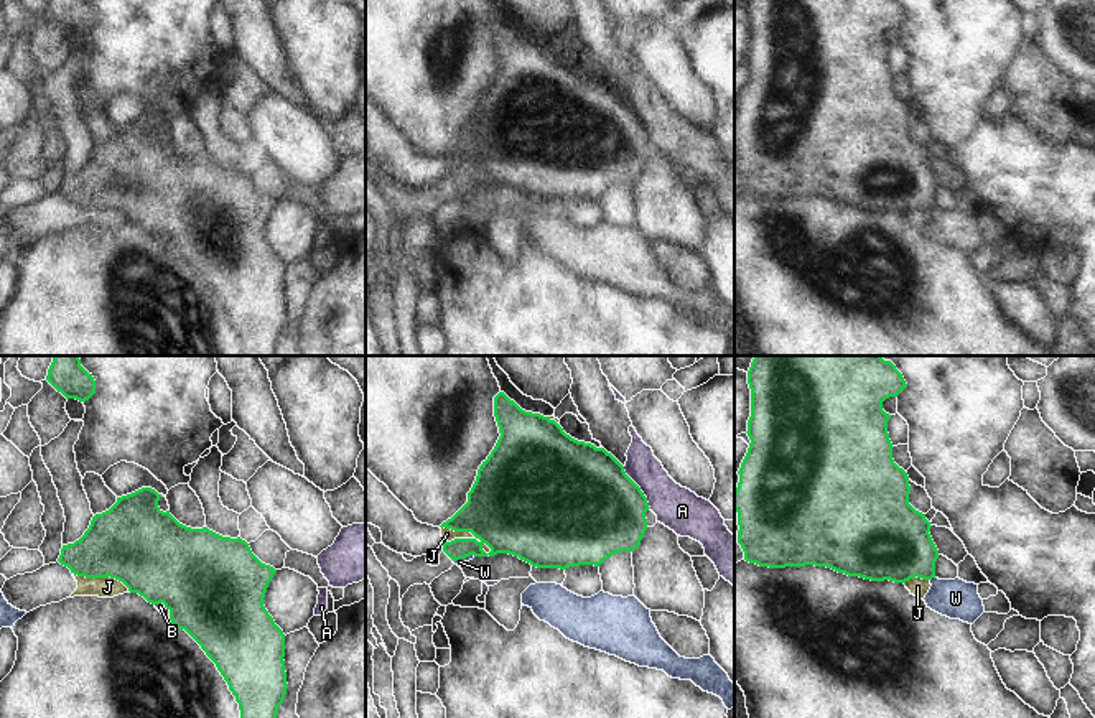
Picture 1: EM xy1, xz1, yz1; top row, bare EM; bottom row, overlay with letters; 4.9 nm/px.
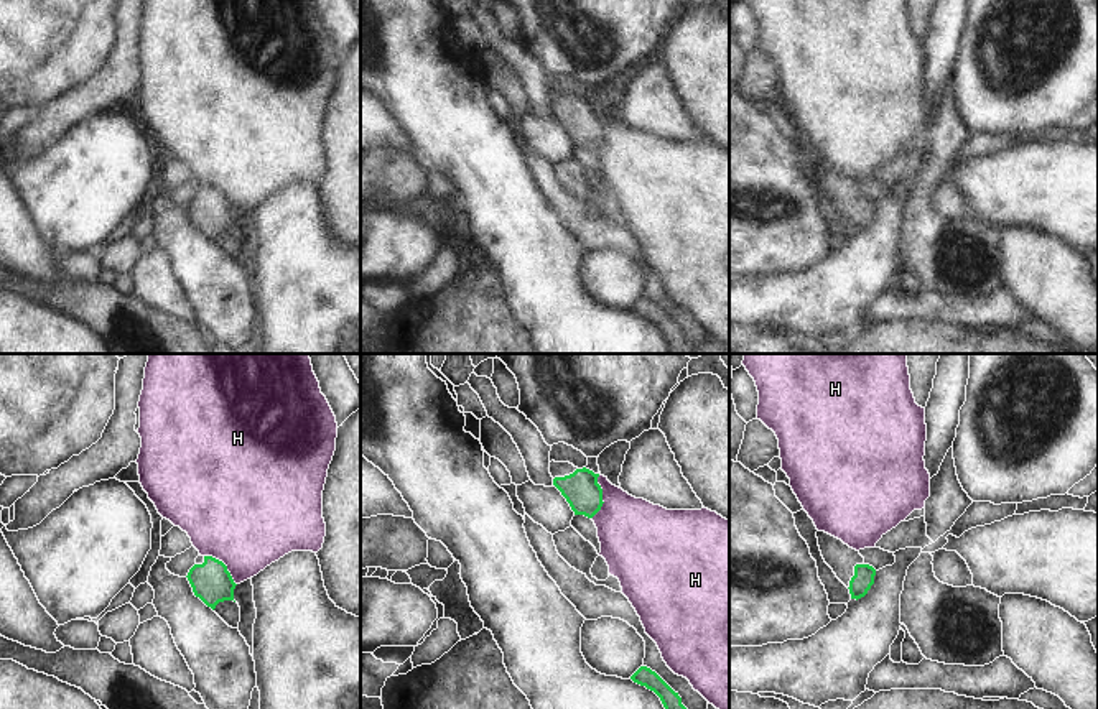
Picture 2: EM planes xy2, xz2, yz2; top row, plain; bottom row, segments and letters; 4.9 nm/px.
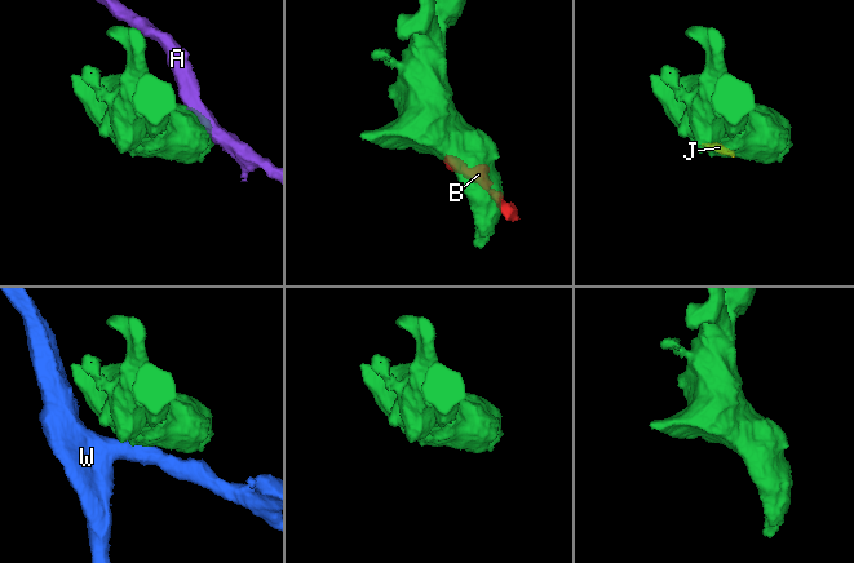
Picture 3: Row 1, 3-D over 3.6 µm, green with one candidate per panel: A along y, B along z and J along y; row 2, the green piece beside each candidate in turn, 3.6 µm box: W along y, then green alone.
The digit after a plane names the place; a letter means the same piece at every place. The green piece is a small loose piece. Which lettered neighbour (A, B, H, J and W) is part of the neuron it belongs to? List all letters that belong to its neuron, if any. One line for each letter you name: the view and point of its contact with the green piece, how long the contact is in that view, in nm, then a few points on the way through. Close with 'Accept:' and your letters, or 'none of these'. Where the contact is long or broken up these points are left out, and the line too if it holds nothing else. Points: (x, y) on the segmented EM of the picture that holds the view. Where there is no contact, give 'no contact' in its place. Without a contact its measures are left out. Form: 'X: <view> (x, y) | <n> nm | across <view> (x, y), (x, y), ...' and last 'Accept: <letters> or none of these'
Accept: none of these

